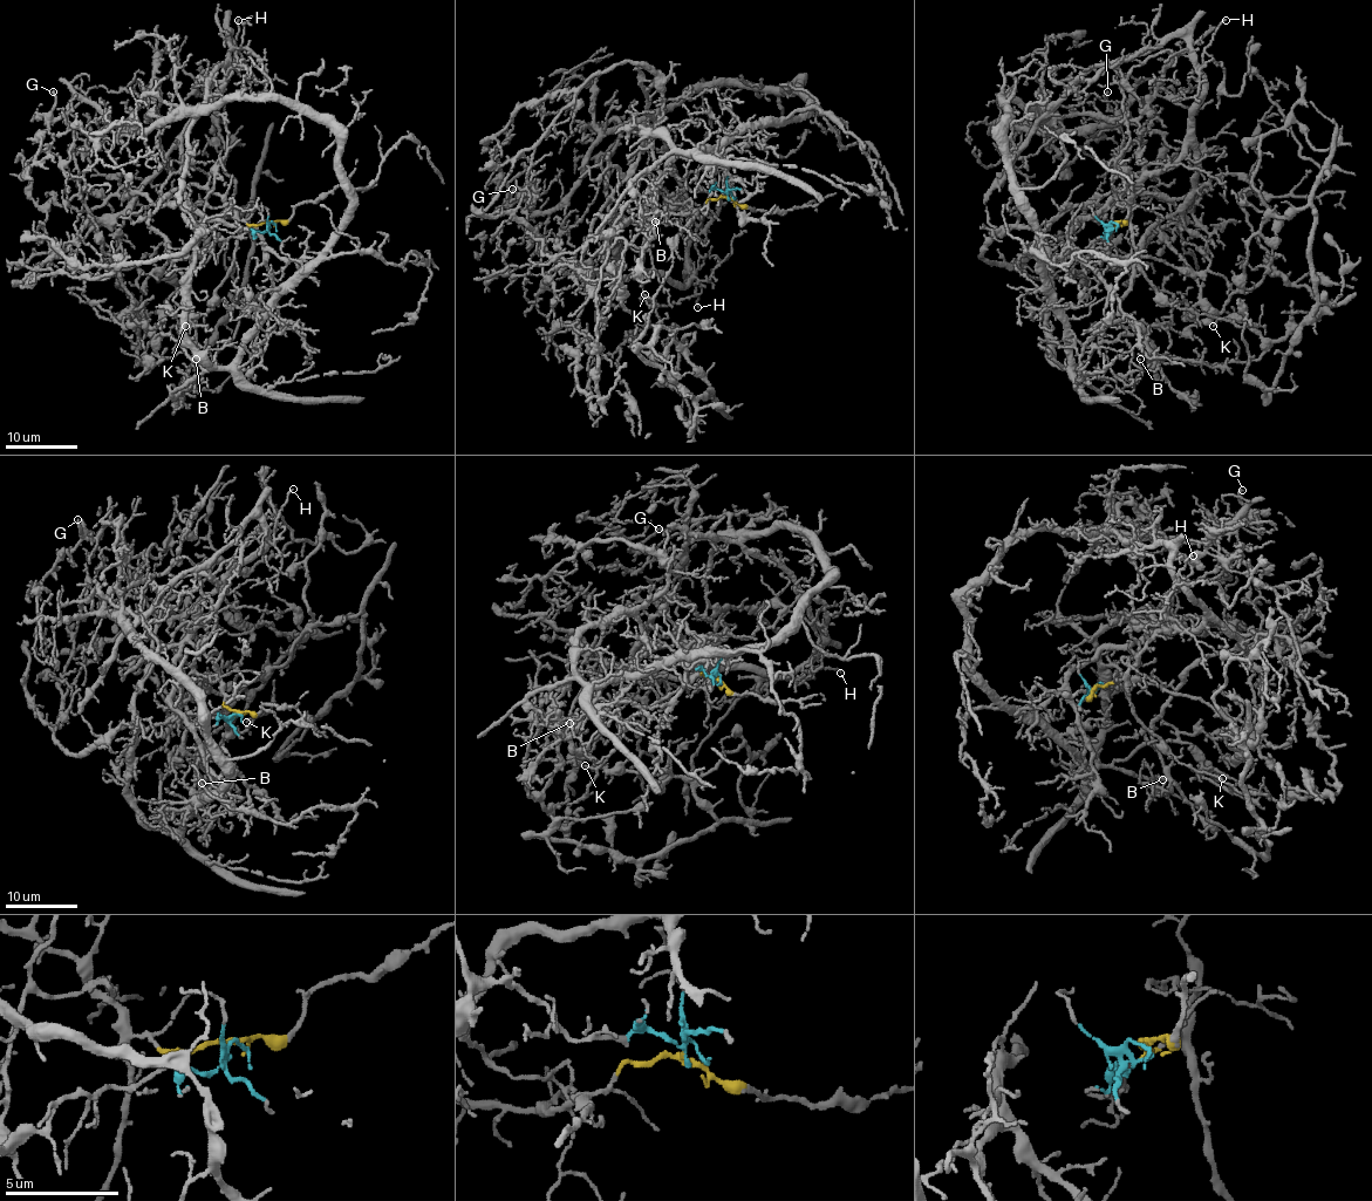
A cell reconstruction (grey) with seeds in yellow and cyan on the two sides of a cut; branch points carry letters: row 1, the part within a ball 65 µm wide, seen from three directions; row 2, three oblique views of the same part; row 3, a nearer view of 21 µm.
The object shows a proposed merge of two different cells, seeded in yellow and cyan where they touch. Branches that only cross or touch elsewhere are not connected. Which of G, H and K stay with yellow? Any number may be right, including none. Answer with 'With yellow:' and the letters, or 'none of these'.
With yellow: H, K

